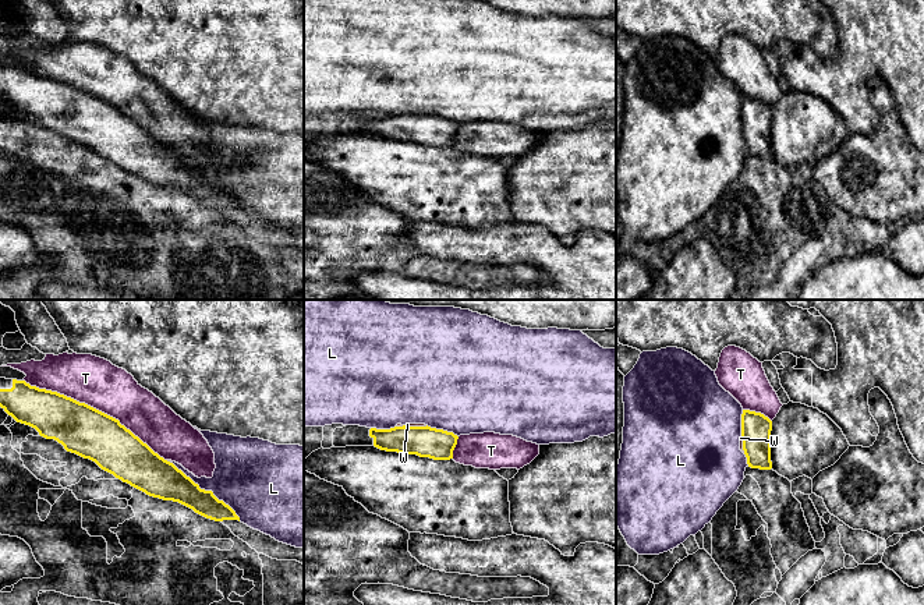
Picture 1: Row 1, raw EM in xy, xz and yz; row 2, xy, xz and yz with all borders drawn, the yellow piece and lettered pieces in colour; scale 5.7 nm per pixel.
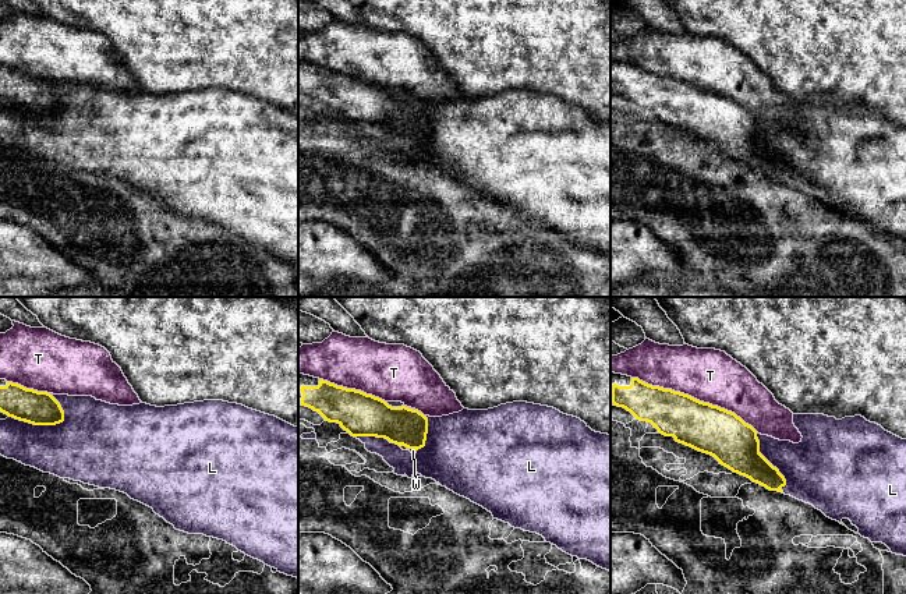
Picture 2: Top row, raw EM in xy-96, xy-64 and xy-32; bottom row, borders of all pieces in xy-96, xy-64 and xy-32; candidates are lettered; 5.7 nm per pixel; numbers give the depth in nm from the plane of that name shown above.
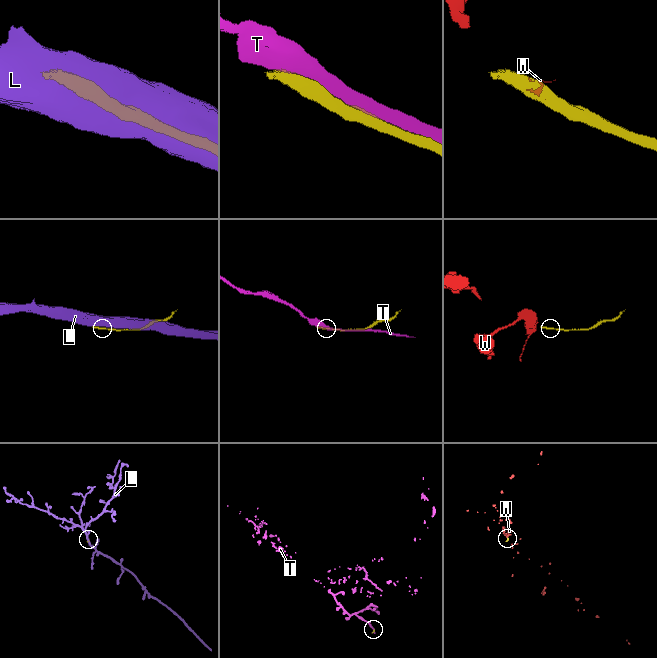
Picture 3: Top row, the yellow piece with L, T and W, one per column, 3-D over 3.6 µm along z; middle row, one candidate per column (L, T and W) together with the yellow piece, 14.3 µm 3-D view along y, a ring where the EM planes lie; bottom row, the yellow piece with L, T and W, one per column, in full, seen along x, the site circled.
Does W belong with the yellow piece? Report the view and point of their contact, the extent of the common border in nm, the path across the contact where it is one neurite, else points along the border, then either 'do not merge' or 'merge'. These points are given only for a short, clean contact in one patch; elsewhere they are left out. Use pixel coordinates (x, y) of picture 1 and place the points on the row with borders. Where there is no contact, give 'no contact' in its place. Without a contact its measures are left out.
contact xz (411, 427); length 180 nm; border xz (427, 425), (396, 427); do not merge

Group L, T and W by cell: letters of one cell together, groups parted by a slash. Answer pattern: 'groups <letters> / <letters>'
groups L W / T

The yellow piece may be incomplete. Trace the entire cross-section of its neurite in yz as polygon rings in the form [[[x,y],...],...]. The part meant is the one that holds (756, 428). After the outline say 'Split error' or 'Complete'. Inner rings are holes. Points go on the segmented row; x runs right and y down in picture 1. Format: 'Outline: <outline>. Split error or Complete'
Outline: [[[743,410],[741,438],[747,464],[751,468],[771,470],[772,421],[761,413]]]. Complete

